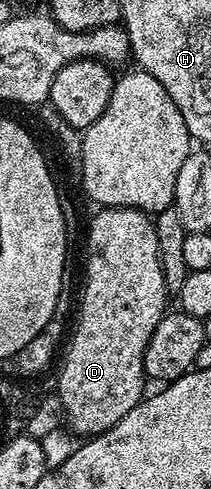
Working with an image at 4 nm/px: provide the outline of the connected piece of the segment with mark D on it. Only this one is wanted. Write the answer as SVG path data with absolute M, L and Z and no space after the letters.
M104 207L99 212L100 214L88 225L88 278L84 281L84 298L80 301L80 314L77 317L75 314L74 328L67 338L66 352L63 354L63 357L65 356L64 366L60 369L60 401L64 404L65 415L68 416L67 428L73 434L79 435L78 433L81 433L81 438L84 439L94 437L98 433L107 433L109 429L115 427L118 419L130 415L130 411L134 411L134 407L145 396L144 356L146 355L146 343L150 343L150 335L154 335L154 327L158 327L158 323L164 317L166 310L169 308L168 300L170 300L170 294L162 275L155 220L140 209L110 209Z

